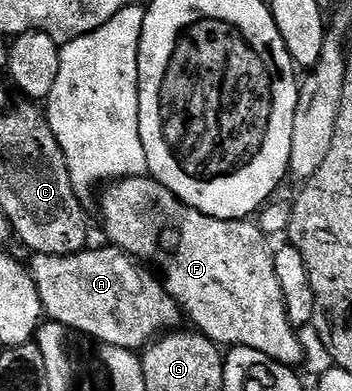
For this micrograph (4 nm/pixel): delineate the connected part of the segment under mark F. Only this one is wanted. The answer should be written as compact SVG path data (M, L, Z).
M150 175L125 177L110 182L104 189L107 190L103 193L103 229L107 232L106 240L112 246L140 258L151 257L158 251L159 236L166 231L167 225L179 232L179 246L167 265L165 284L167 294L178 303L186 320L192 321L198 332L220 347L244 345L288 367L298 366L303 357L303 345L295 334L298 333L296 326L289 323L289 315L285 311L281 285L277 283L275 255L272 246L267 246L268 234L262 233L254 220L226 221L205 215L177 200Z

